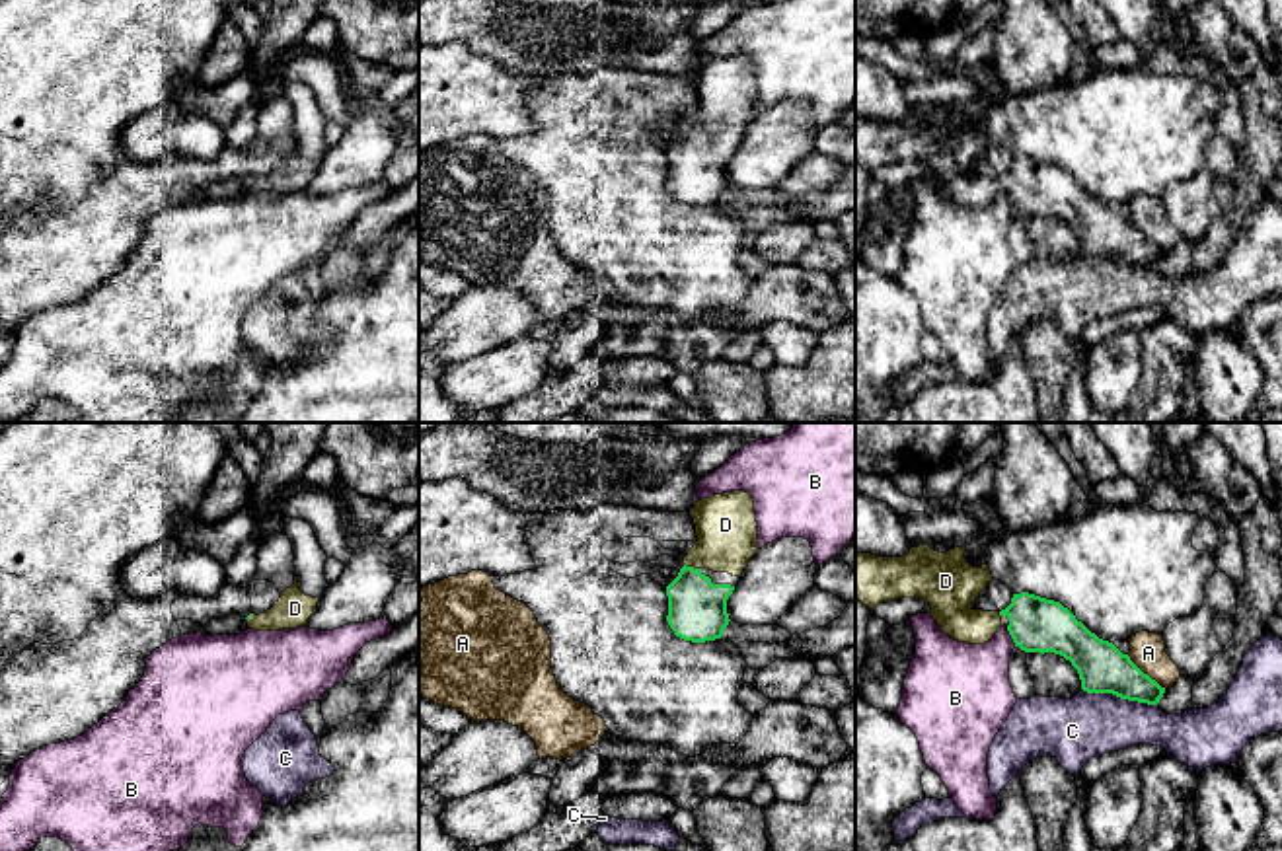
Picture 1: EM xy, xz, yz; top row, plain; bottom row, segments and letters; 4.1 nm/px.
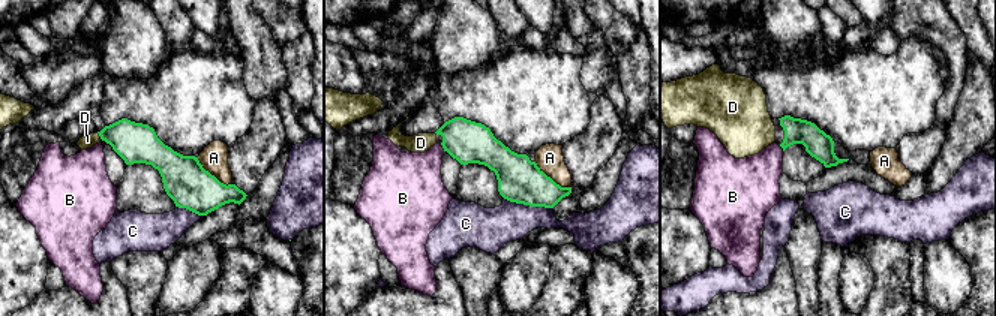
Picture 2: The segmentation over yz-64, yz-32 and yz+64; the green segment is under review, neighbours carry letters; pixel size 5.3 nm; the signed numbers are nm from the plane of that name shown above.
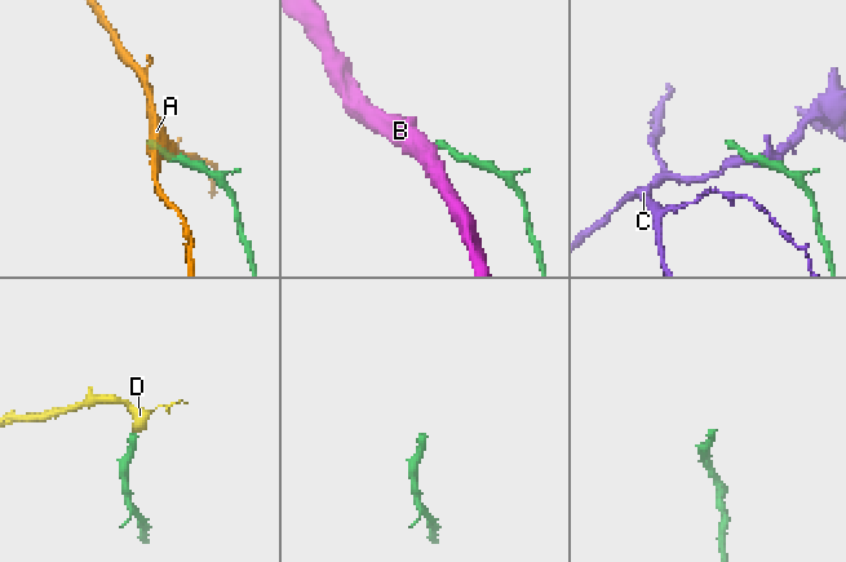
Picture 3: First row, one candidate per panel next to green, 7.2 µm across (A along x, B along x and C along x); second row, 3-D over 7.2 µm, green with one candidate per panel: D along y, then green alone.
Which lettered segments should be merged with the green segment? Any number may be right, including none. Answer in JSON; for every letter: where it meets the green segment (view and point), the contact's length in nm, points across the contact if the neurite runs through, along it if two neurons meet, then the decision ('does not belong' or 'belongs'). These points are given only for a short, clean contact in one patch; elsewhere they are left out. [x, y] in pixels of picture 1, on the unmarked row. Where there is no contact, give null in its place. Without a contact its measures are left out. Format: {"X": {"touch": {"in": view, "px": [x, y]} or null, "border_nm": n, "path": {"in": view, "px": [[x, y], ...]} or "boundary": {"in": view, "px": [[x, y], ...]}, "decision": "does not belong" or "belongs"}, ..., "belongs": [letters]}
{"A": {"touch": {"in": "yz", "px": [1146, 238]}, "border_nm": 220, "decision": "does not belong"}, "B": {"touch": {"in": "yz", "px": [1012, 201]}, "border_nm": 80, "decision": "does not belong"}, "C": {"touch": {"in": "yz", "px": [1119, 259]}, "border_nm": 320, "decision": "does not belong"}, "D": {"touch": {"in": "xz", "px": [692, 131]}, "border_nm": 80, "path": {"in": "xz", "px": [[696, 170], [692, 162], [692, 131], [725, 96], [725, 88]]}, "decision": "belongs"}, "belongs": ["D"]}

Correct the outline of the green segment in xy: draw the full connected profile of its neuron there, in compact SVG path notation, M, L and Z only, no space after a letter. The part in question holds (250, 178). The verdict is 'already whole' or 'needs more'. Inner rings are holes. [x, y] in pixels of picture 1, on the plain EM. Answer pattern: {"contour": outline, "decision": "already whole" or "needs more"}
{"contour": "M298 138L294 140L294 148L281 156L281 162L275 166L271 173L265 177L249 177L247 191L255 195L283 195L306 191L312 181L320 162L306 160L298 152Z", "decision": "needs more"}

